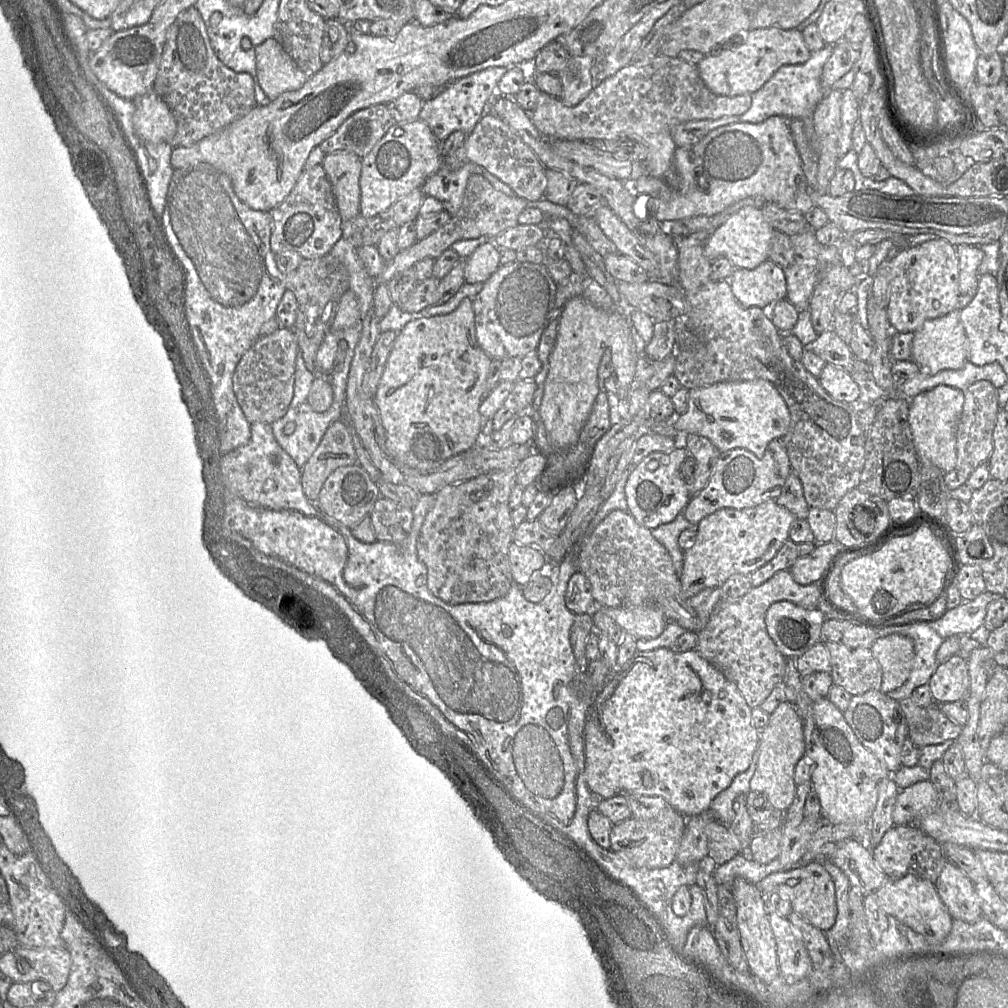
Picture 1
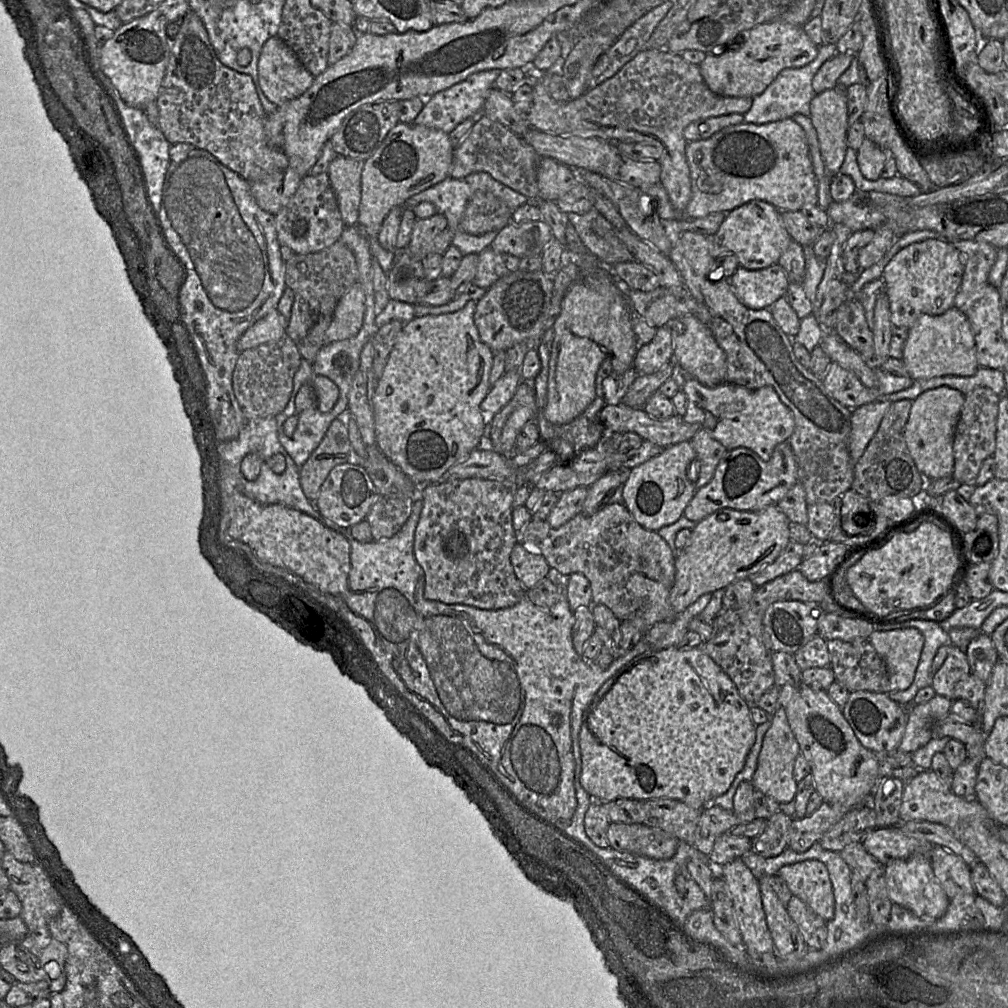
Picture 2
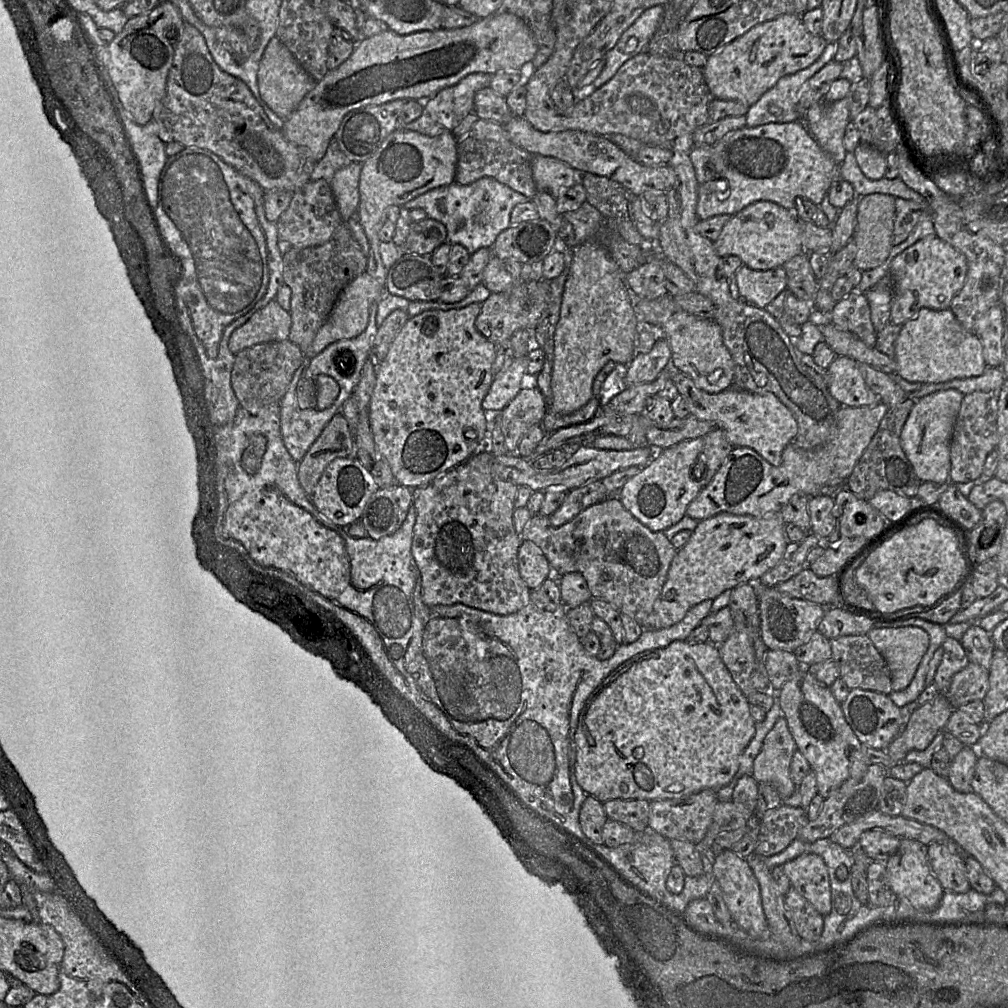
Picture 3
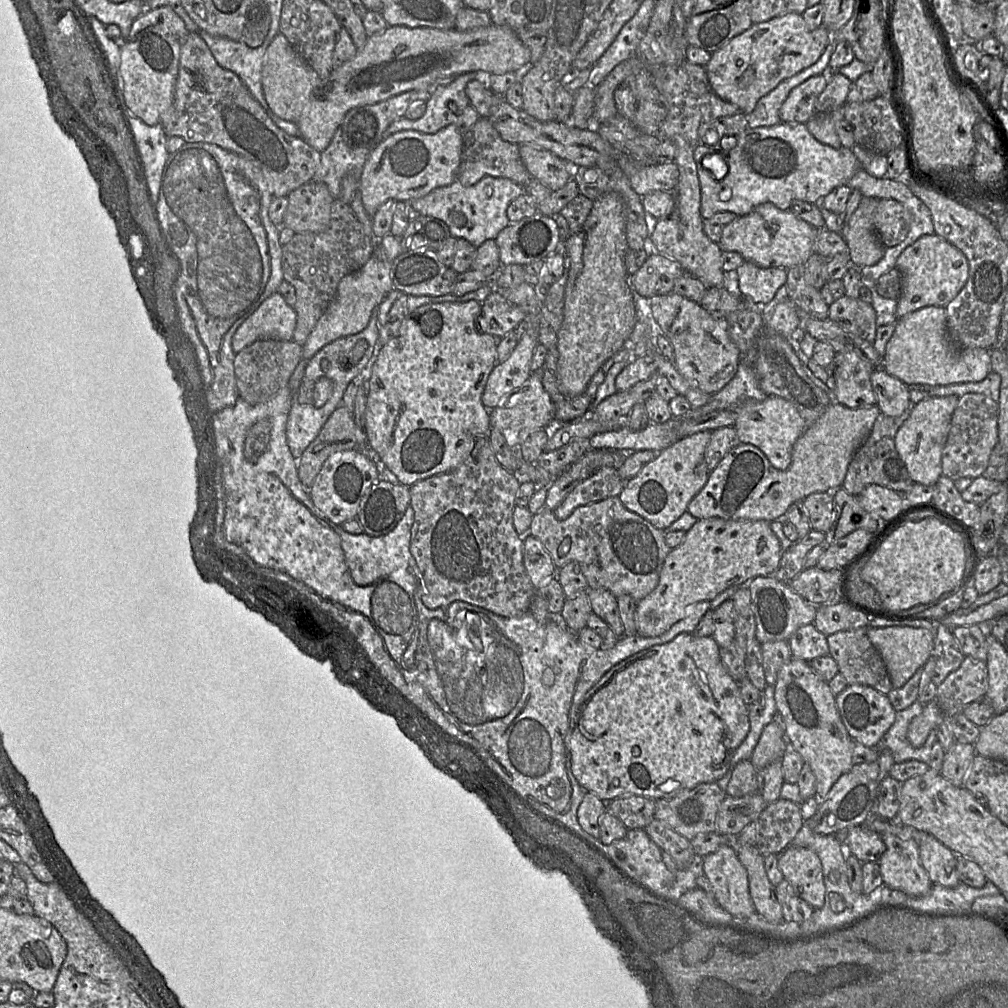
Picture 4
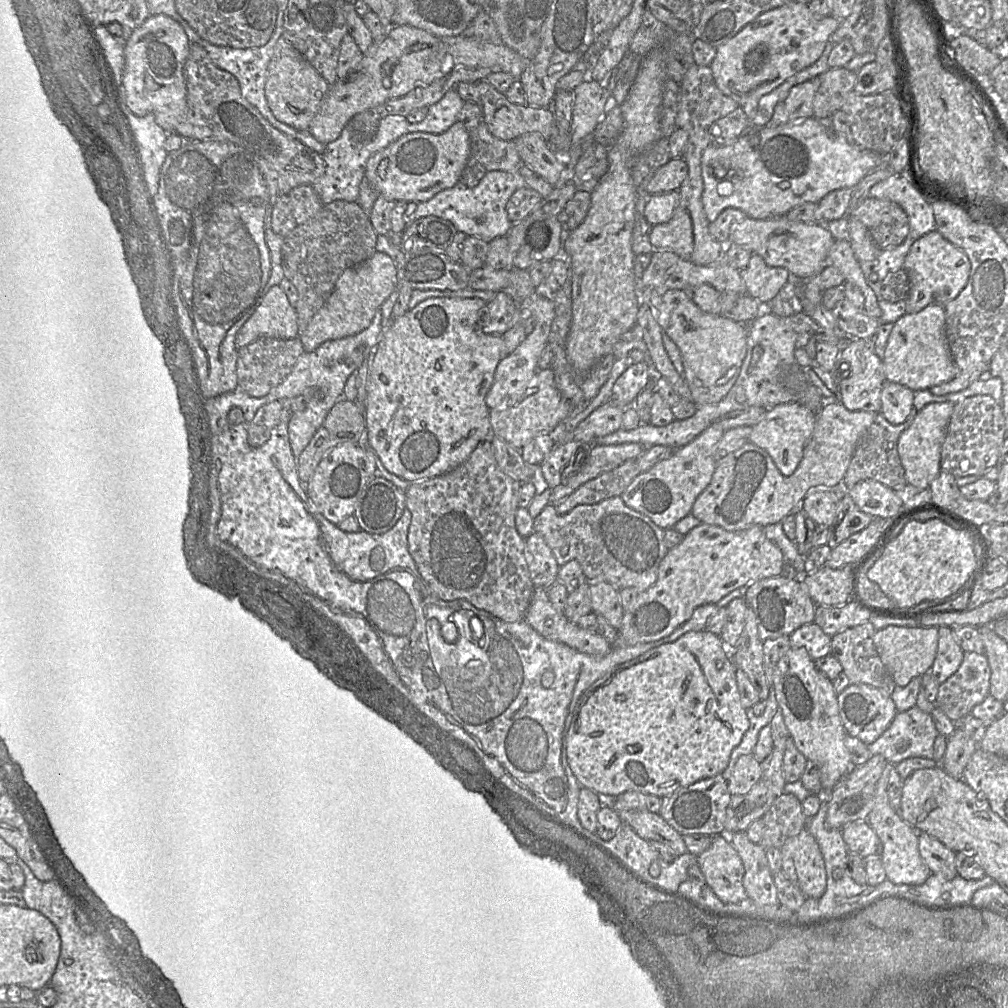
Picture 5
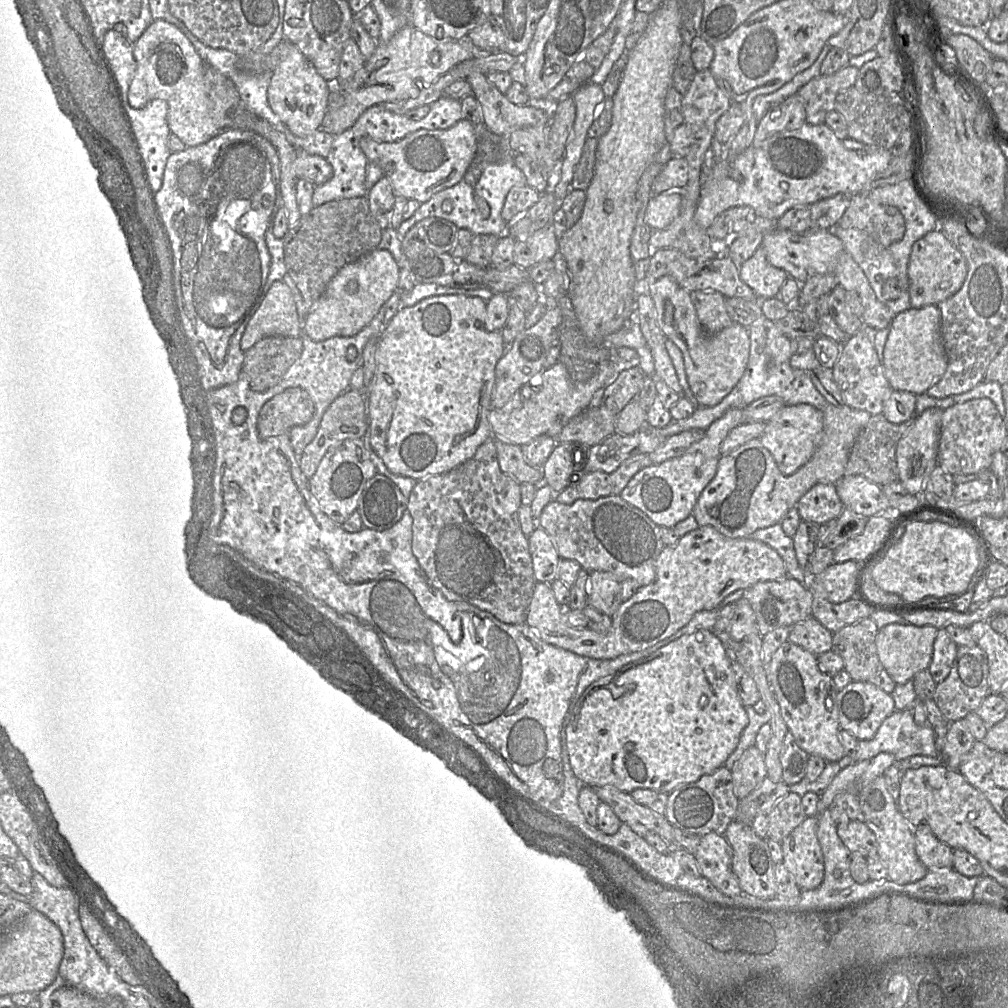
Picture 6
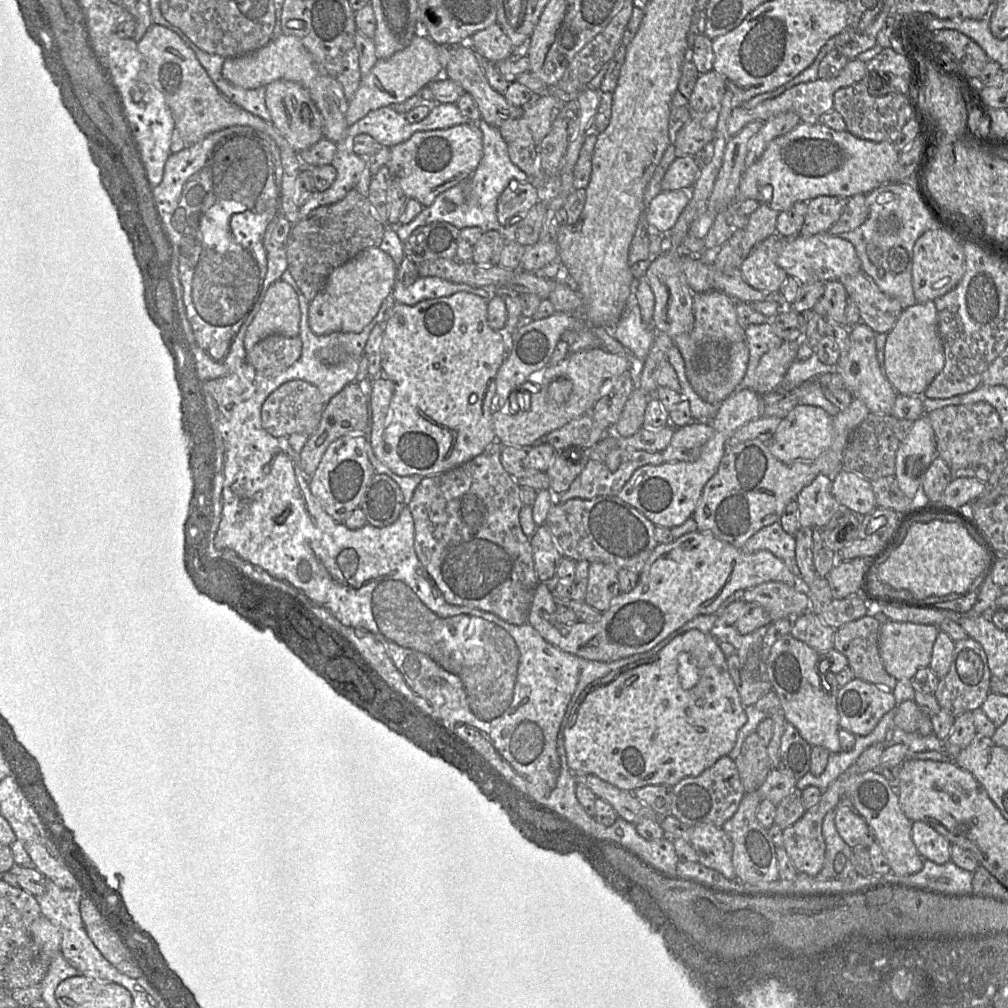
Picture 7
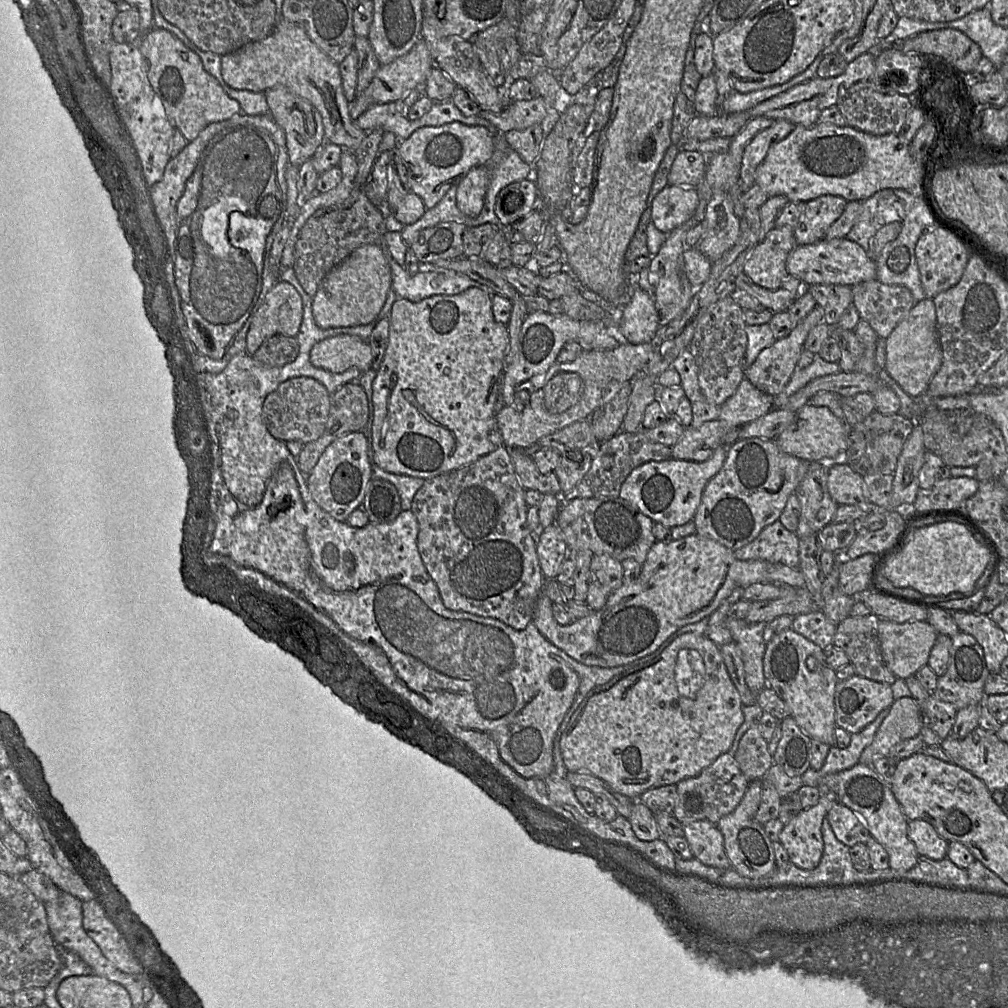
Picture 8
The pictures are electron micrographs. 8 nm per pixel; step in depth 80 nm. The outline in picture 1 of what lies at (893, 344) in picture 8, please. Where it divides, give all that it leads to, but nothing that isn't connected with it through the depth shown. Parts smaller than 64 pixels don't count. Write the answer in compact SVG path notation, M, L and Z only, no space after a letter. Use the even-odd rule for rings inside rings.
M955 309L943 317L927 320L914 332L910 360L917 363L921 371L936 374L942 370L957 370L968 361L967 337L960 319L960 311Z

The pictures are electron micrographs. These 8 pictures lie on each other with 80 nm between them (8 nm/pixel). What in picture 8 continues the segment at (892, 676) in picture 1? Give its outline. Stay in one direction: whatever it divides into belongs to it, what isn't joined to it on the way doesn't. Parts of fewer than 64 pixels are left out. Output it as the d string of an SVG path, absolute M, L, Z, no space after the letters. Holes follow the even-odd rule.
M880 619L878 637L885 665L897 678L905 680L914 676L923 666L928 665L930 652L938 635L936 629L927 621L895 623Z

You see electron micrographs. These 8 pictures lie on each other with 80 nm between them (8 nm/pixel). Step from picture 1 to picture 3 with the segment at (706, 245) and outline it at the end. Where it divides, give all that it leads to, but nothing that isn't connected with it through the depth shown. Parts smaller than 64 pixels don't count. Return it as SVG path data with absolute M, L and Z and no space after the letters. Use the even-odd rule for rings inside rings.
M764 200L754 202L732 215L713 245L720 257L738 256L744 265L754 270L769 270L783 266L785 262L805 251L800 221L794 211Z

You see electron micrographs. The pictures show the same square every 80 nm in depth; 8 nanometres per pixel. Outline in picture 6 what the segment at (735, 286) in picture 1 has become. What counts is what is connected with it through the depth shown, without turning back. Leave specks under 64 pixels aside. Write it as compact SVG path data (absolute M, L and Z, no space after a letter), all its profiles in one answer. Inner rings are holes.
M761 246L750 258L739 265L739 275L760 300L779 297L782 286L789 278L787 272L768 262Z

